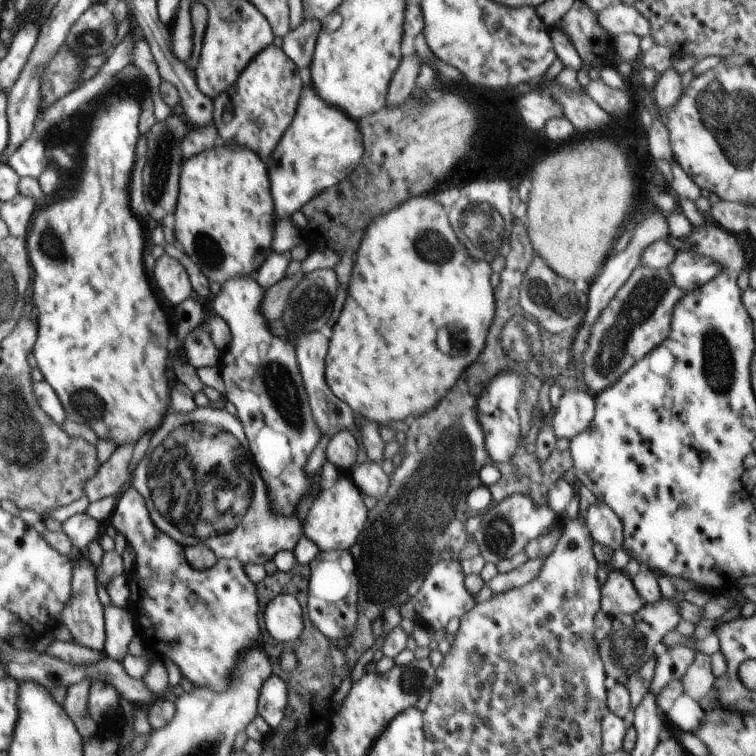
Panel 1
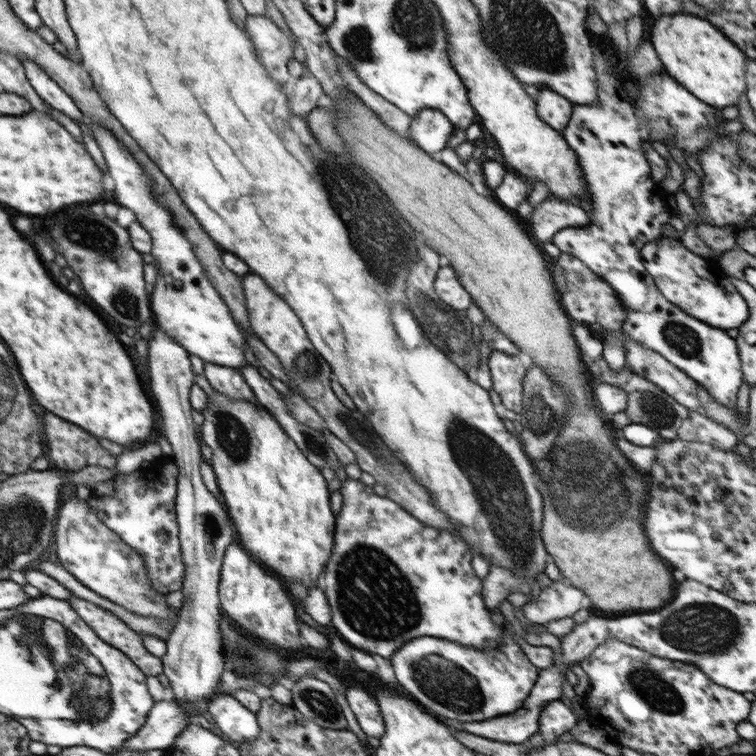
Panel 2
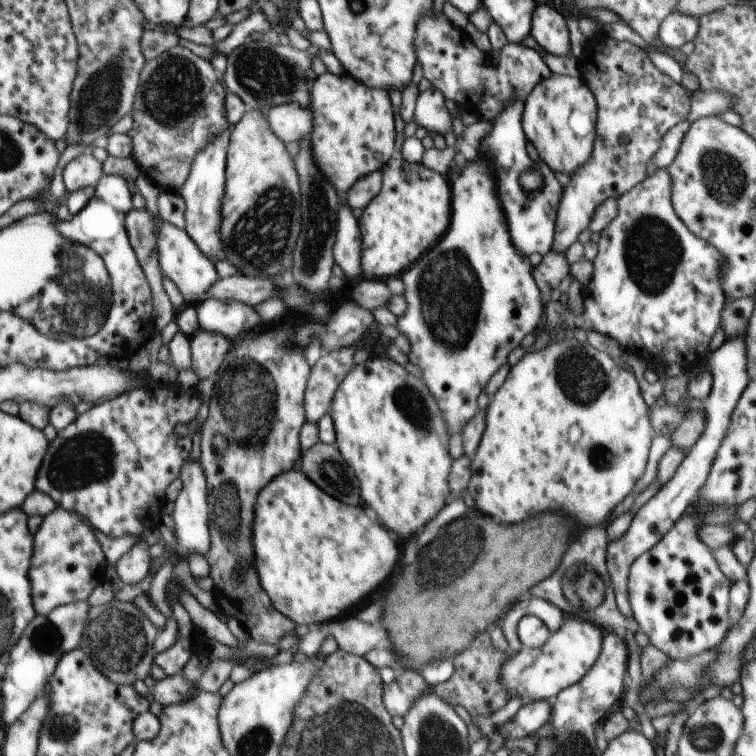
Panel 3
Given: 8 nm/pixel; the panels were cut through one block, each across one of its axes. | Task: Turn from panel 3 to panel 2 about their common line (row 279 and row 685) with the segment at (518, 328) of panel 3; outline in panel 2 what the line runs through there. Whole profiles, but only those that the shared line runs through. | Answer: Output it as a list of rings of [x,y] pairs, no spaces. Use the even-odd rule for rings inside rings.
[[[503,633],[505,646],[502,650],[486,649],[478,651],[471,647],[464,647],[450,640],[438,640],[432,636],[420,636],[418,640],[410,640],[410,644],[404,644],[390,660],[394,666],[396,680],[412,694],[415,701],[440,718],[450,718],[448,722],[482,722],[496,716],[506,716],[510,712],[516,712],[522,708],[524,700],[532,691],[534,683],[539,676],[539,669],[530,663],[523,651],[514,644],[514,638],[510,633]]]

